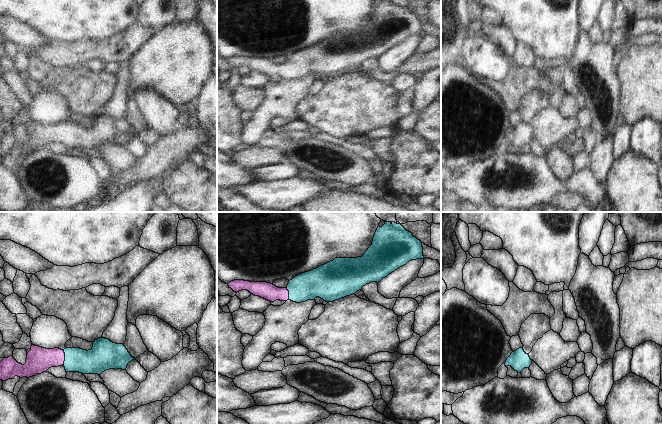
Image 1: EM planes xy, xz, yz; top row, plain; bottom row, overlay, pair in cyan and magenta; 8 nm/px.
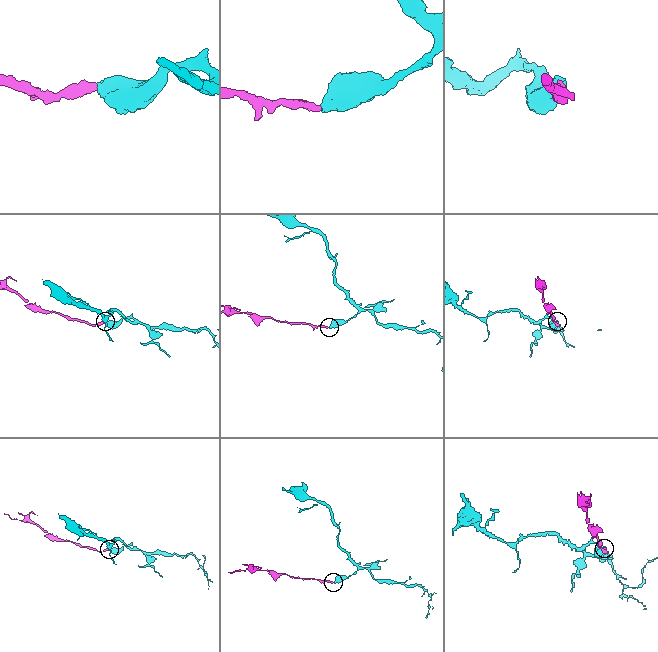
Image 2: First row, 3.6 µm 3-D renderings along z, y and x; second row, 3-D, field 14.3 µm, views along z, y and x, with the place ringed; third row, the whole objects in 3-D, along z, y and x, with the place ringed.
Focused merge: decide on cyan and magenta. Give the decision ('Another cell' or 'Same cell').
Same cell.

